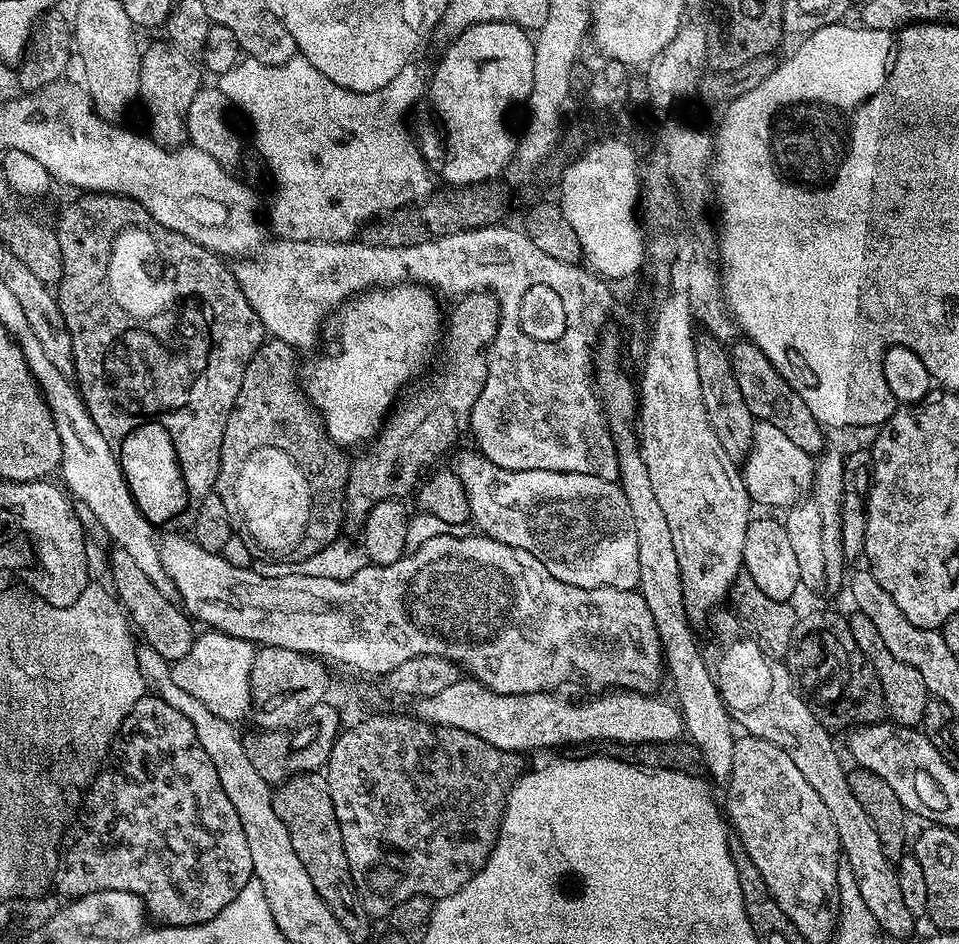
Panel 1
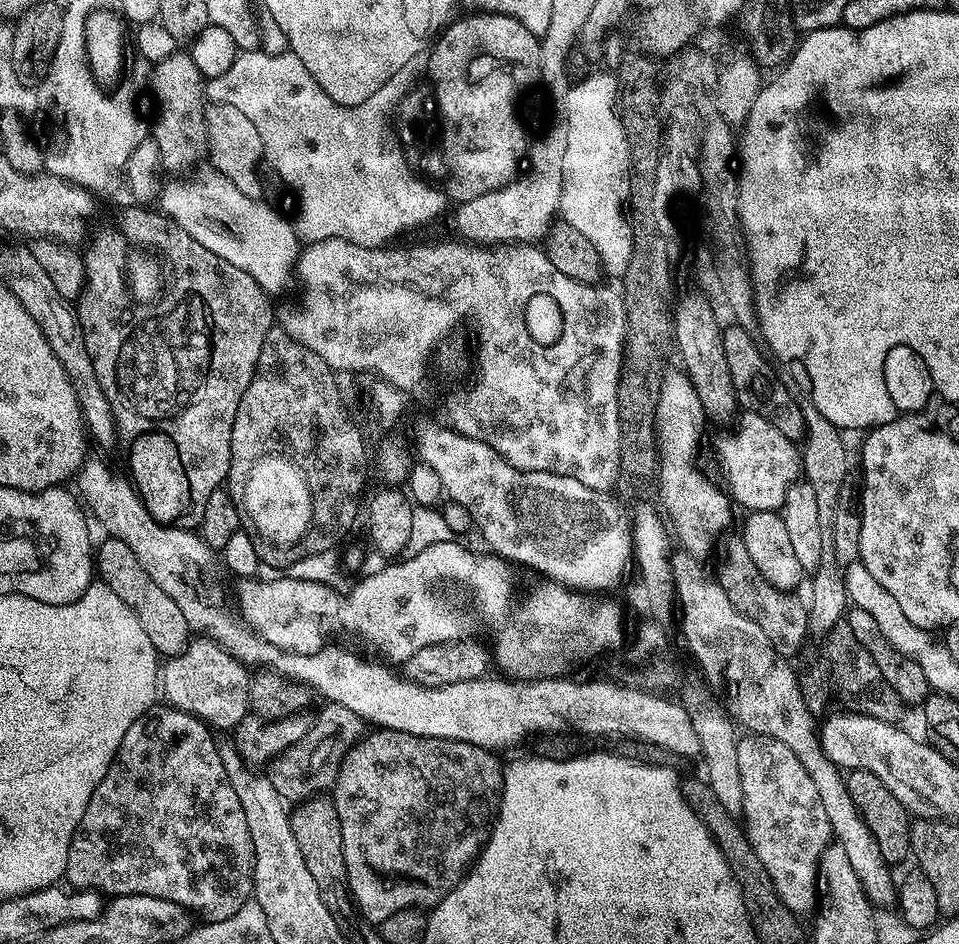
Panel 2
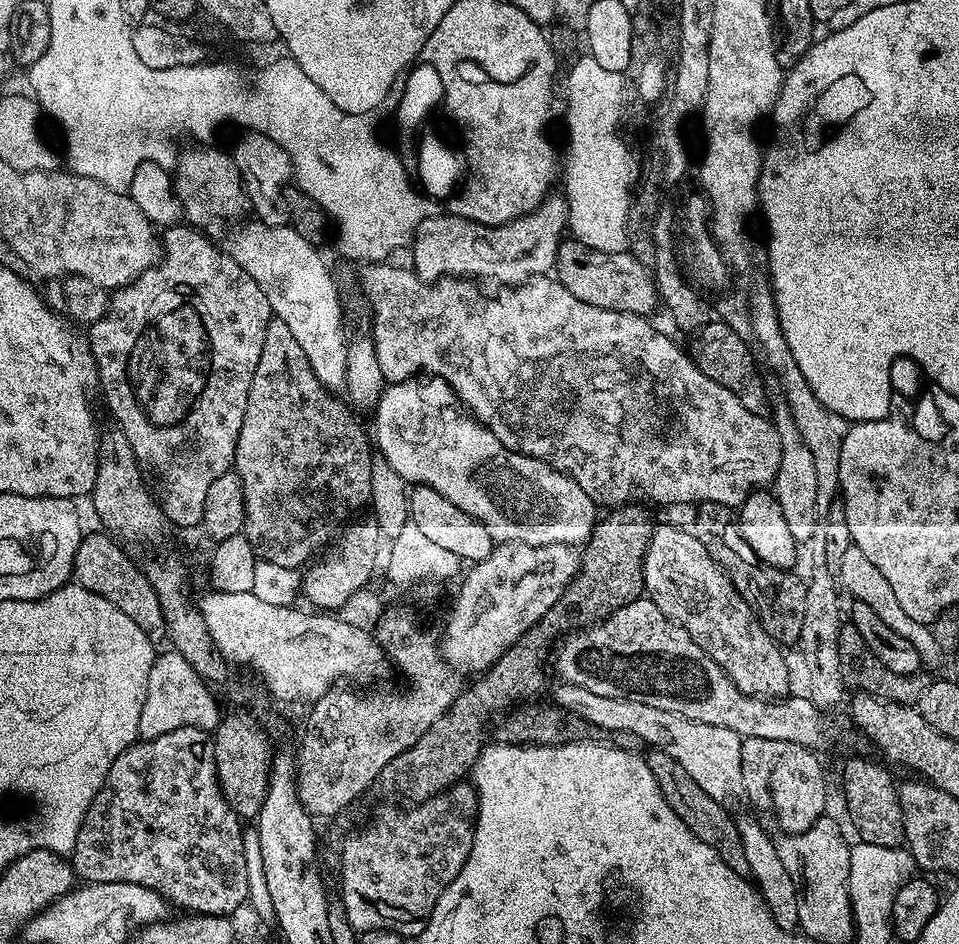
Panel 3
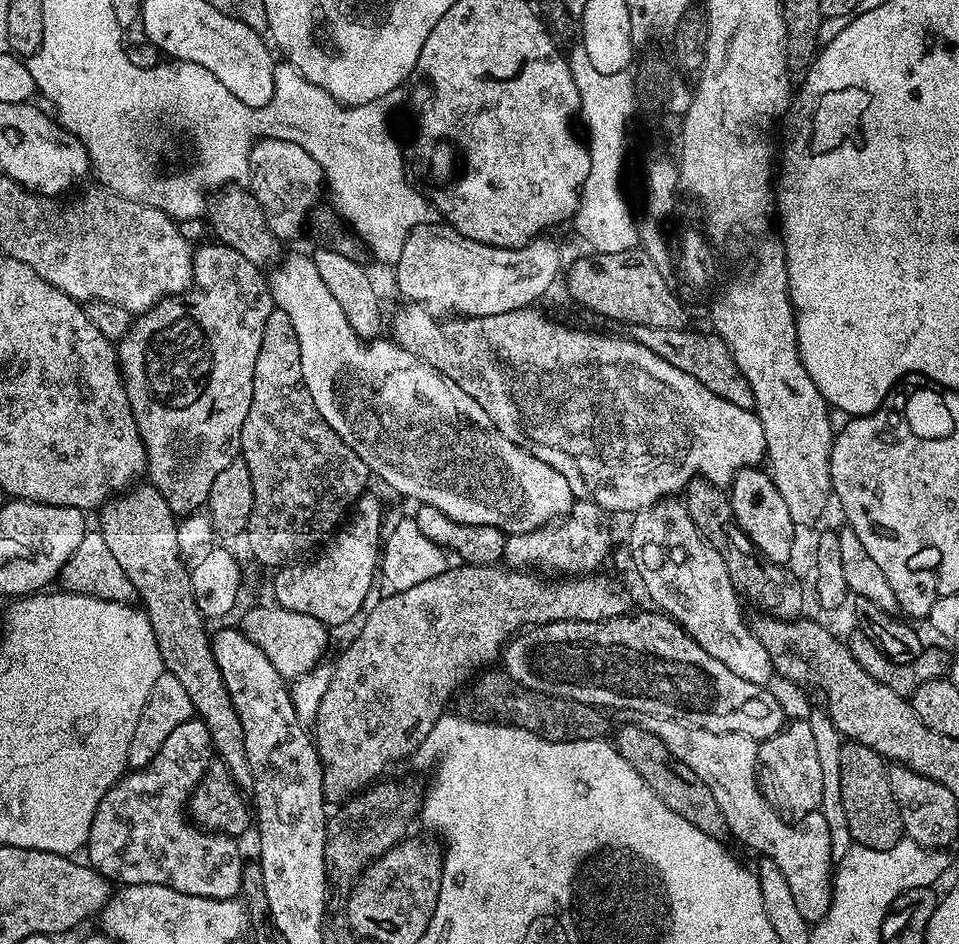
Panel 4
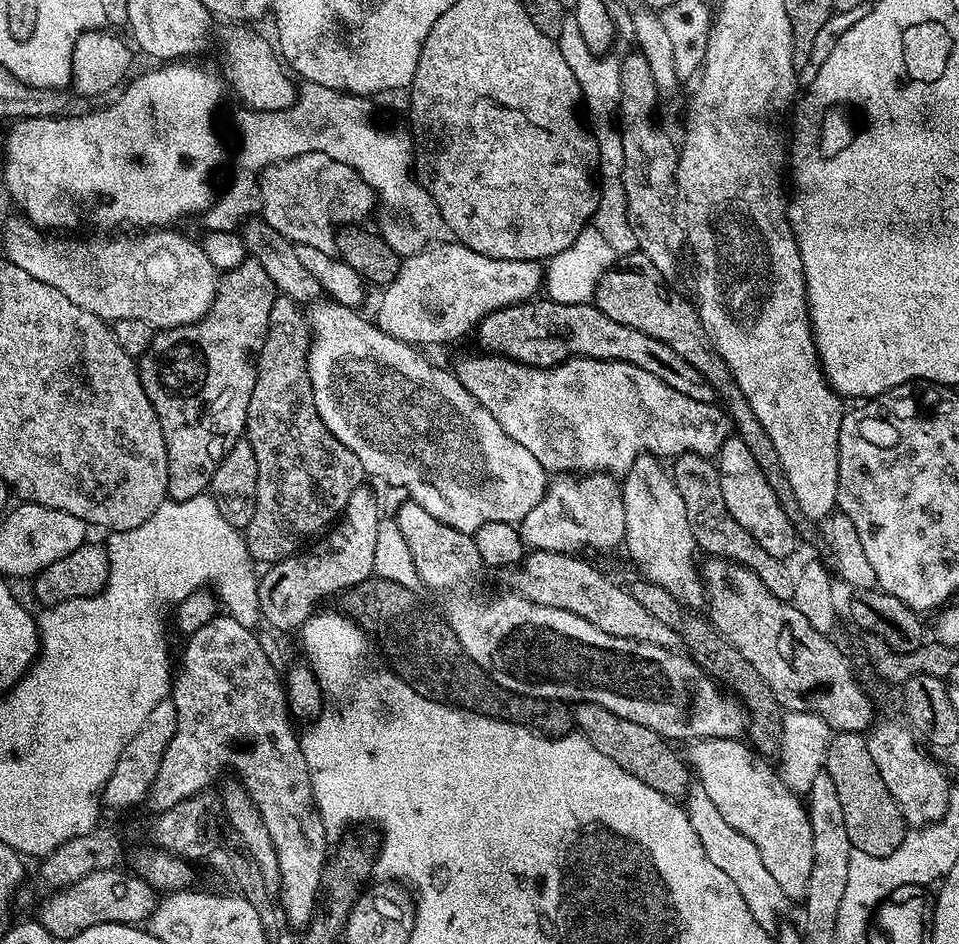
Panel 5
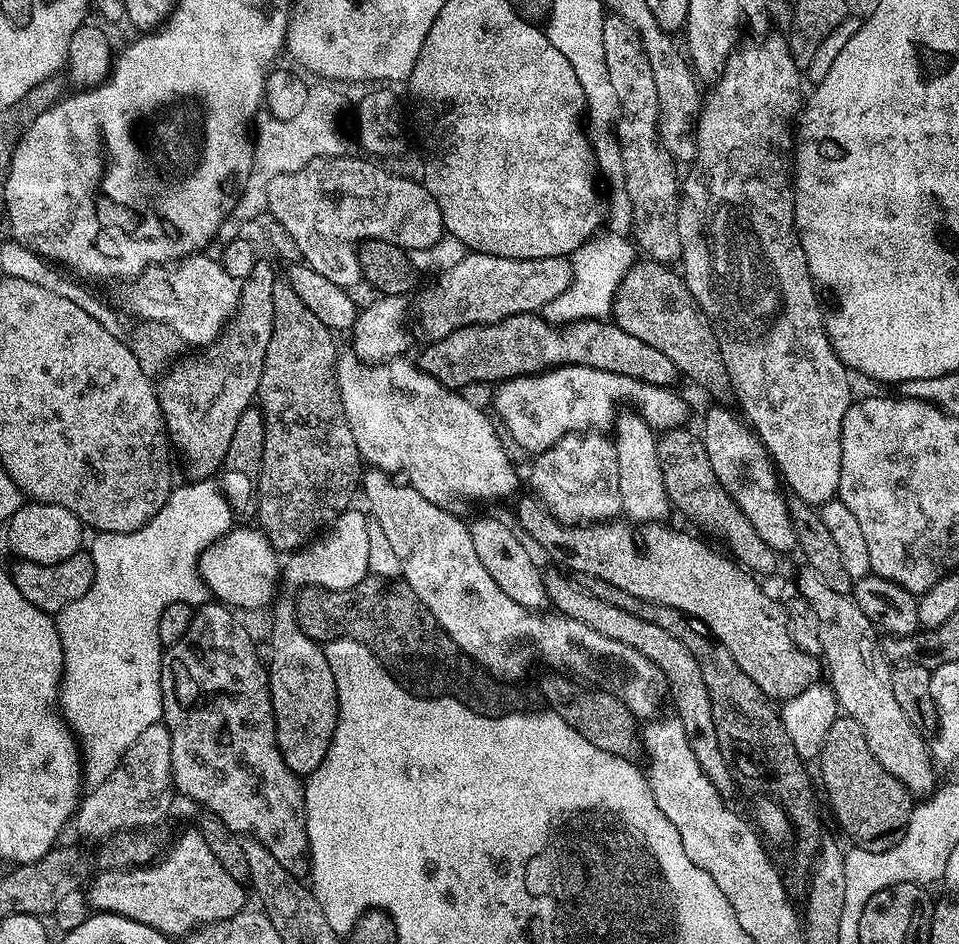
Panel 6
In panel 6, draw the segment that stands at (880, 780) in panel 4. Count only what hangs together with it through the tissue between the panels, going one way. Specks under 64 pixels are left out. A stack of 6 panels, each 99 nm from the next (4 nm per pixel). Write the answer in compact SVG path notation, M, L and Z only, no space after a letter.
M837 715L834 726L826 733L826 742L818 757L820 780L824 783L824 792L828 795L828 804L840 823L840 828L852 839L857 848L871 852L881 852L892 848L902 838L910 822L914 807L914 797L866 746L866 734L854 718Z

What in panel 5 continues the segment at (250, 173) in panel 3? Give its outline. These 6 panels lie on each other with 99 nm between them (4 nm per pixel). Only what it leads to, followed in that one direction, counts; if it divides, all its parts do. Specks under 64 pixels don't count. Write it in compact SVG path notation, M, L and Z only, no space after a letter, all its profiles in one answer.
M307 152L306 154L298 154L297 156L289 156L281 158L281 160L272 164L260 173L260 210L259 215L277 231L287 238L294 245L301 244L302 246L314 246L314 250L322 250L322 254L330 256L336 255L336 229L343 224L360 224L372 212L372 204L374 208L374 193L372 187L359 176L350 166L346 166L344 162L338 162L334 158L330 158L330 154L318 154L317 152Z

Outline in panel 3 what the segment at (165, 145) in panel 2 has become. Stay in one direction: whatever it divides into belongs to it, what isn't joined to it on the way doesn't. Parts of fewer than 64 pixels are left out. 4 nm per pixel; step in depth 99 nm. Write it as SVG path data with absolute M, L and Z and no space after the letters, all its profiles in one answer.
M196 146L193 152L183 153L172 177L185 221L191 227L214 236L225 226L226 220L243 219L242 216L251 211L251 204L231 155L227 151L206 147L210 146Z

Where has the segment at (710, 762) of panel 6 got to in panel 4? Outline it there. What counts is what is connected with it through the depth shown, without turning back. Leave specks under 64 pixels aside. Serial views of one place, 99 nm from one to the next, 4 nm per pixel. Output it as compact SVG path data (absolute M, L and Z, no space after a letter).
M463 562L457 563L457 565L457 568L456 565L448 567L442 574L434 574L434 578L426 578L426 582L418 582L418 586L410 586L410 590L387 594L388 596L382 597L372 609L369 607L363 613L364 625L361 626L360 633L349 642L348 649L337 658L336 664L331 665L332 677L322 694L322 702L318 702L314 725L316 752L320 755L320 761L324 767L325 797L332 799L333 796L336 802L343 801L349 794L358 792L363 786L369 785L372 781L381 777L378 775L383 772L387 764L392 764L395 760L402 759L403 756L411 757L426 738L426 734L430 734L430 730L434 730L438 718L445 715L447 708L444 707L447 706L448 699L452 695L455 697L477 673L487 669L489 667L488 660L499 661L504 645L521 630L527 629L529 626L562 622L563 620L581 620L582 622L613 620L619 616L627 616L630 612L628 596L624 593L623 586L616 580L607 580L606 577L600 576L601 574L585 574L571 578L545 578L532 570L509 570L504 566L466 564Z

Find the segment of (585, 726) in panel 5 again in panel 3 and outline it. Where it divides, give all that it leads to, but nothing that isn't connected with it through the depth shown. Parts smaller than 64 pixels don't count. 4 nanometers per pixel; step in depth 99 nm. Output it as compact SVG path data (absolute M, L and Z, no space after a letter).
M652 750L647 753L646 759L654 774L654 782L658 782L670 810L674 810L674 814L678 814L678 818L686 822L688 829L699 840L707 842L720 855L722 862L730 866L730 870L747 877L746 853L742 850L742 837L738 835L738 826L733 813L728 813L724 809L727 807L721 801L710 798L710 794L706 794L706 790L702 790L702 786L698 786L698 782L690 778L690 773L681 764L674 762L674 758L670 758L670 754Z

